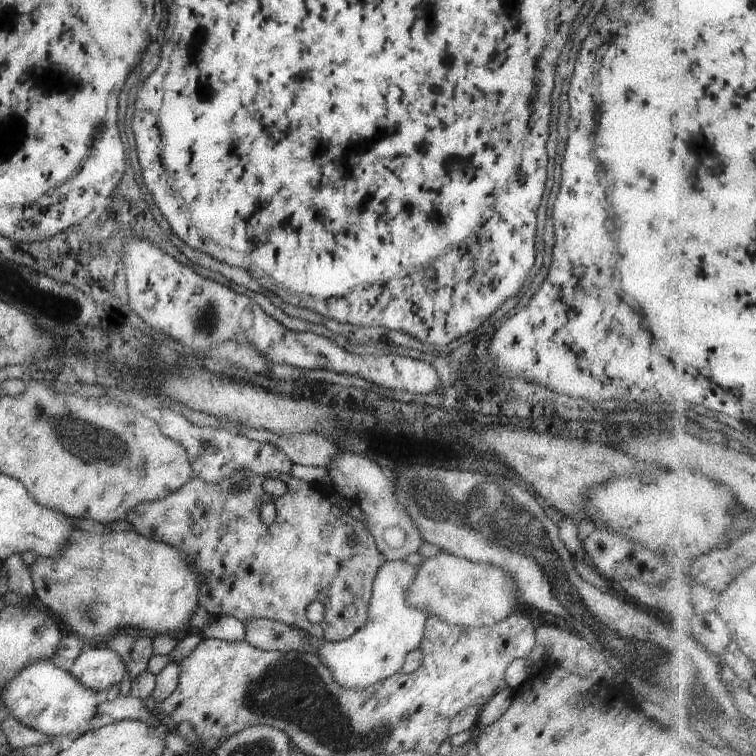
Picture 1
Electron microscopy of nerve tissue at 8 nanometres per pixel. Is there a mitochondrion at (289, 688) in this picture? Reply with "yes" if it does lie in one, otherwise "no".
yes

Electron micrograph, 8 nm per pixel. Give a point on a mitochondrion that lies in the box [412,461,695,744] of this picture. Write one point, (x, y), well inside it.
(644, 656)

